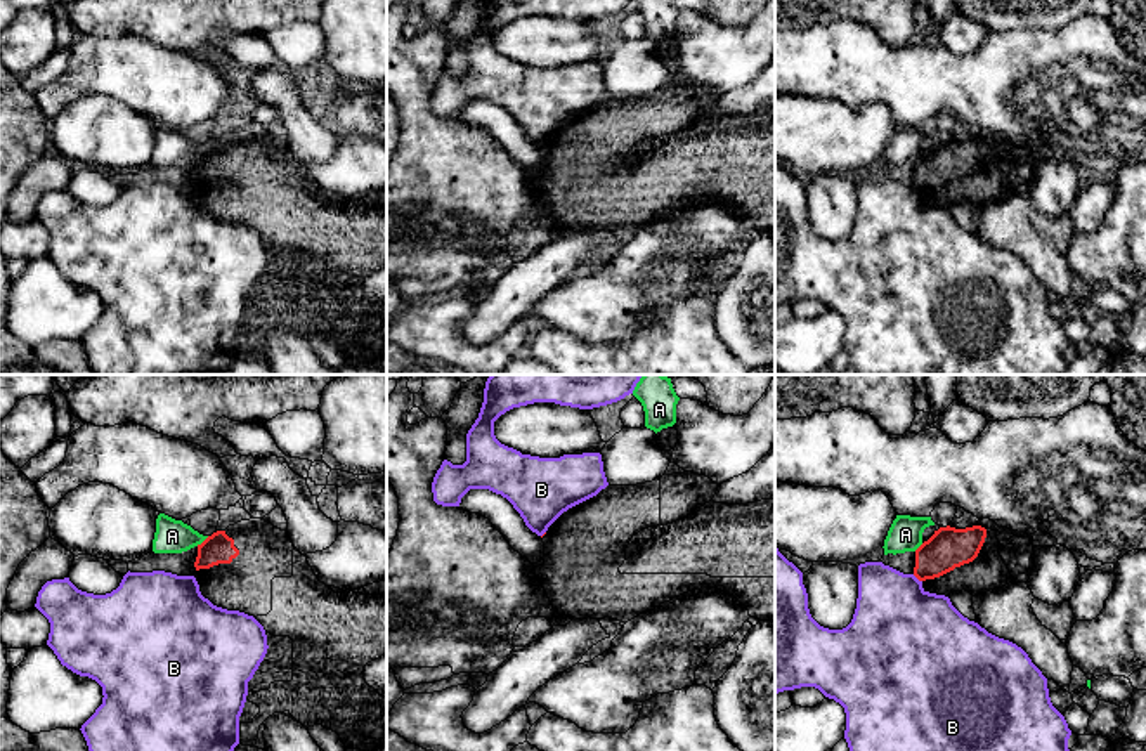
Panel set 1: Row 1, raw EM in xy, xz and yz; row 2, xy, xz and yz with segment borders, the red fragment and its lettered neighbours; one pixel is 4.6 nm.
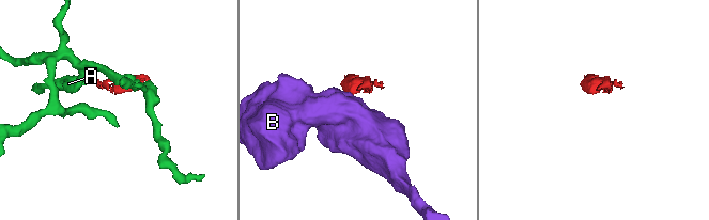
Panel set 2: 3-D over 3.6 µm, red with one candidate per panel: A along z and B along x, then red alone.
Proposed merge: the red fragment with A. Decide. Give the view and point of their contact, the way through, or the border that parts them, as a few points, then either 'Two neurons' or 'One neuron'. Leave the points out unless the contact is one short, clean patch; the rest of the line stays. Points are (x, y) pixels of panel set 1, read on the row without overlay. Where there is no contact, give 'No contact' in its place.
Touches red at xy (203, 153). Boundary: xy (208, 148), (196, 156). Two neurons

